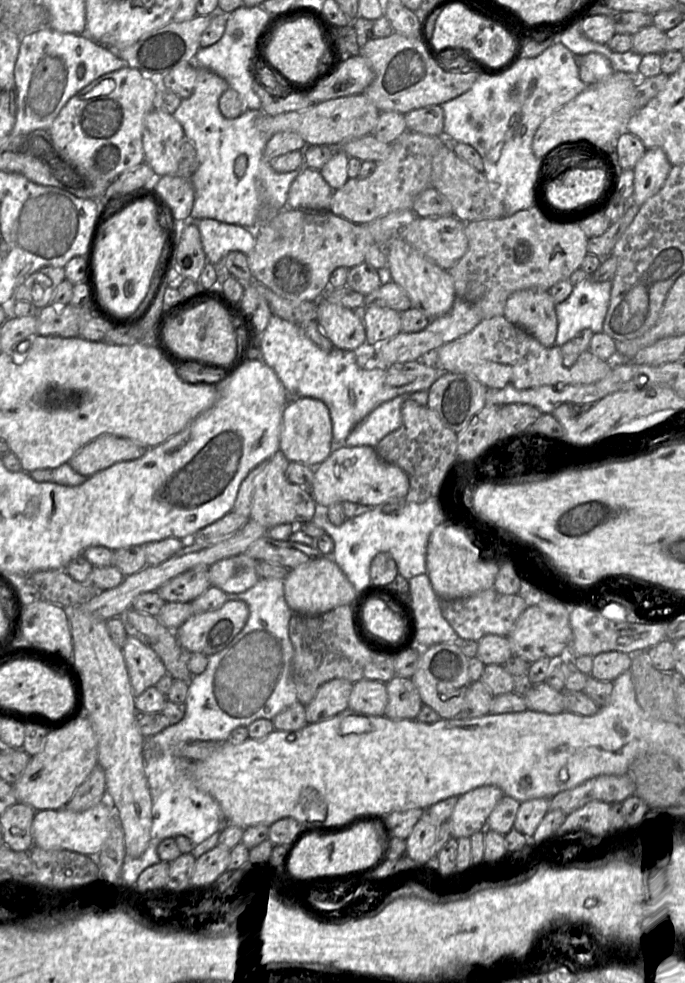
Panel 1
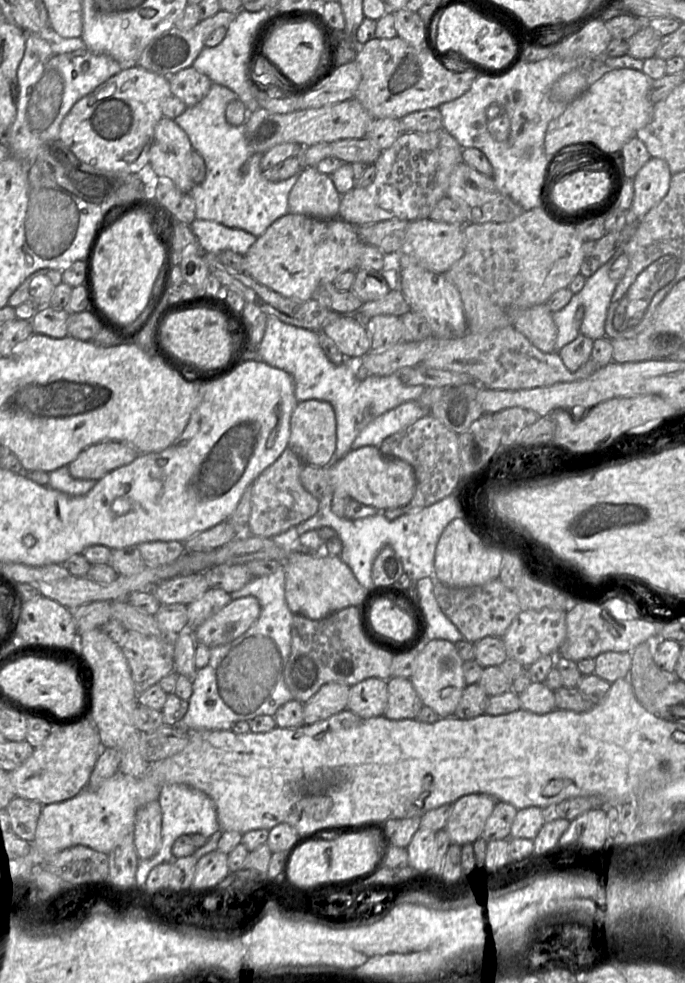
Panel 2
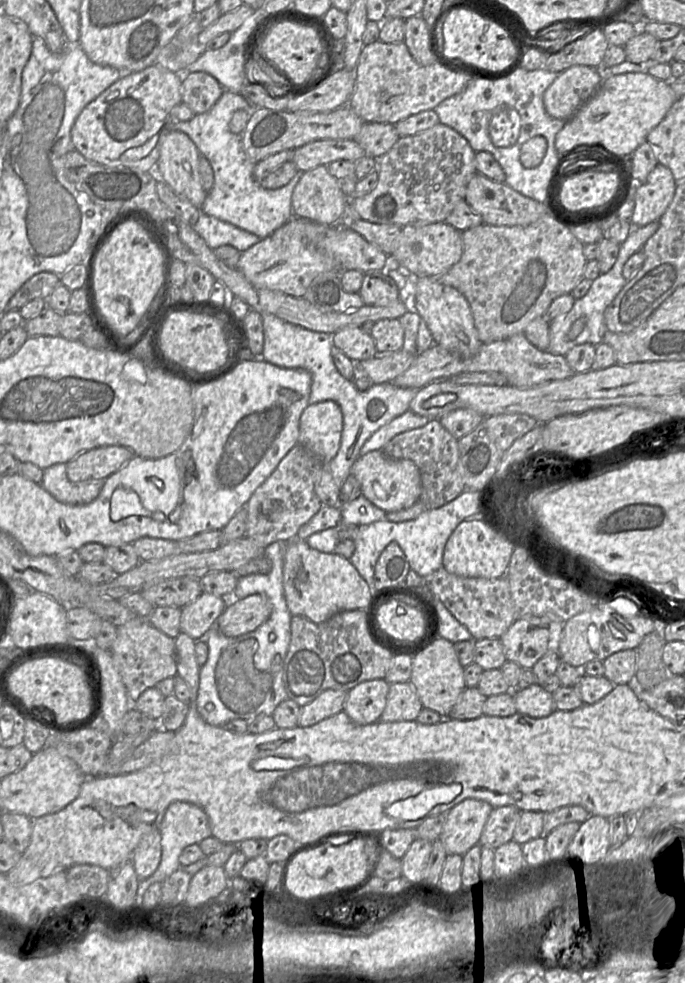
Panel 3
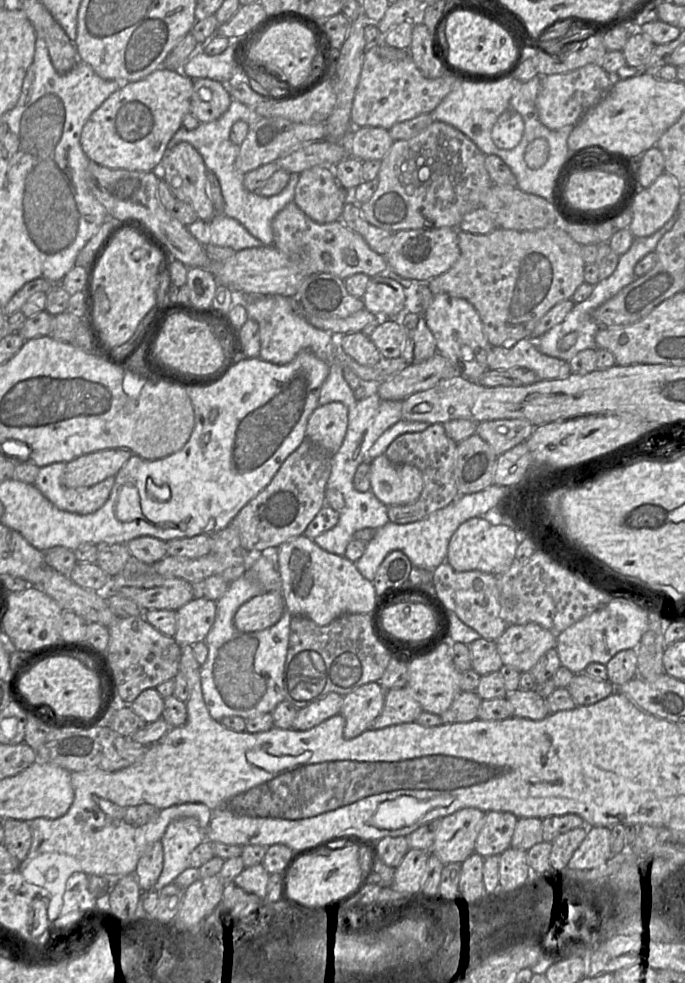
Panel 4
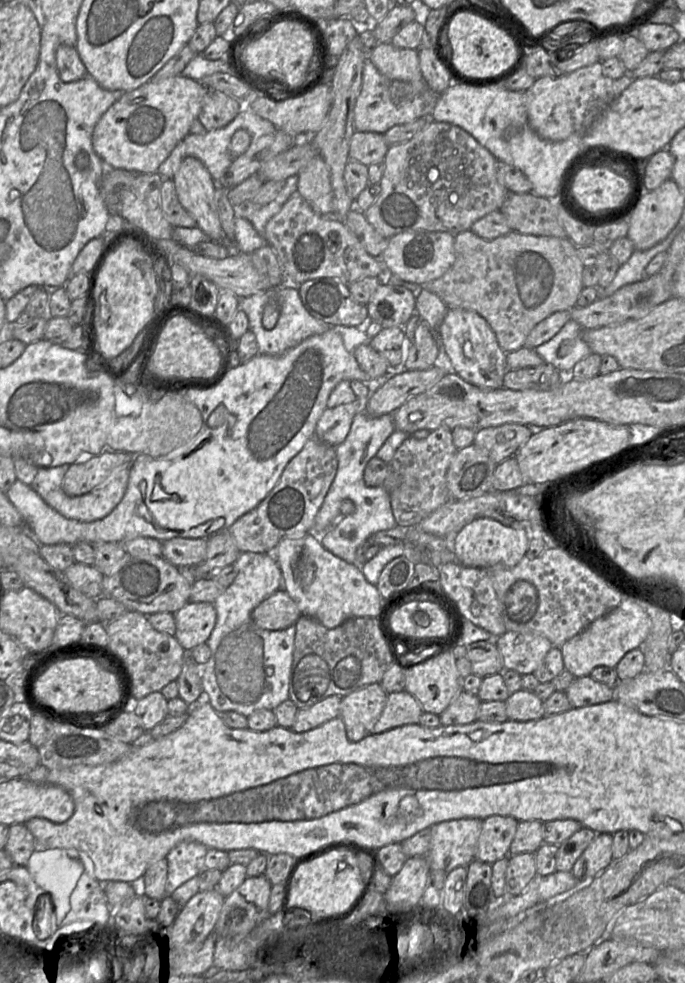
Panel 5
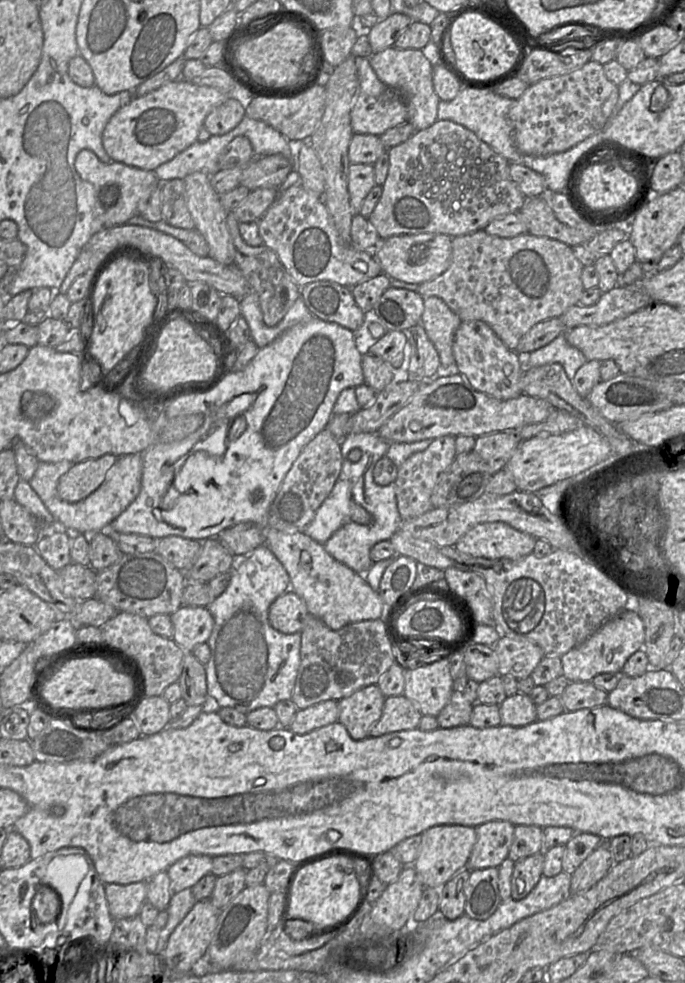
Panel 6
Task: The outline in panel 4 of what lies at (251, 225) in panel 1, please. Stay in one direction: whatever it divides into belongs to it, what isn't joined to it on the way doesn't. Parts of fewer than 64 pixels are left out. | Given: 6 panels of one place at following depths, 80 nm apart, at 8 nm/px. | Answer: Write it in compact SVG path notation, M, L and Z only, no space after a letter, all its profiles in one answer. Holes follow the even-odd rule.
M232 99L227 111L217 120L200 123L194 130L187 130L182 126L171 138L167 148L171 149L181 142L191 144L203 158L206 168L212 171L219 181L224 198L223 214L241 223L263 245L273 245L272 220L281 209L294 200L295 187L299 181L300 173L291 173L286 187L280 193L270 197L261 196L258 192L250 192L245 188L245 175L235 167L240 146L230 140L230 131L233 124L239 120L253 125L261 117L249 106Z

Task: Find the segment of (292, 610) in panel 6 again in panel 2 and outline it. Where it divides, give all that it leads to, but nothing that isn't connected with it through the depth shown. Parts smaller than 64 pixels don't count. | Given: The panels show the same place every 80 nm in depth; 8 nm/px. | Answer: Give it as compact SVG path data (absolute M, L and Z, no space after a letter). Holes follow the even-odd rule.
M253 596L231 600L193 630L194 639L210 649L231 643L257 621L260 612L259 601Z

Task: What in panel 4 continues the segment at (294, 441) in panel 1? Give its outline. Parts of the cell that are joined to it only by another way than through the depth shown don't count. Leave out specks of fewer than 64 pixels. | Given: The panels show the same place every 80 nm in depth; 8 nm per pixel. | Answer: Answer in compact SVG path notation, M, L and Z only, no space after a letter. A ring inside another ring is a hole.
M341 402L319 405L310 415L306 439L329 455L341 447L348 426L348 408Z

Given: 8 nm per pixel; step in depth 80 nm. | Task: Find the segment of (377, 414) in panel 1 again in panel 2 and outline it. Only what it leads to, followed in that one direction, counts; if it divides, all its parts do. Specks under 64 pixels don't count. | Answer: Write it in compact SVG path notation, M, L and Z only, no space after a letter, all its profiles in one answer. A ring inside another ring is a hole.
M417 401L402 403L370 422L356 437L352 449L365 446L379 448L387 437L405 429L427 415L431 415L429 409L420 406Z

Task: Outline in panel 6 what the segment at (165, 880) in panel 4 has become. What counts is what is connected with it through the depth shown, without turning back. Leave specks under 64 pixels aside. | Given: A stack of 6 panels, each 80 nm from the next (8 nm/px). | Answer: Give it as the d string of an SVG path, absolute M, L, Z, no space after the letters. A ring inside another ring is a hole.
M188 855L167 869L172 896L186 888L192 888L203 876L211 873L212 858L207 855Z

